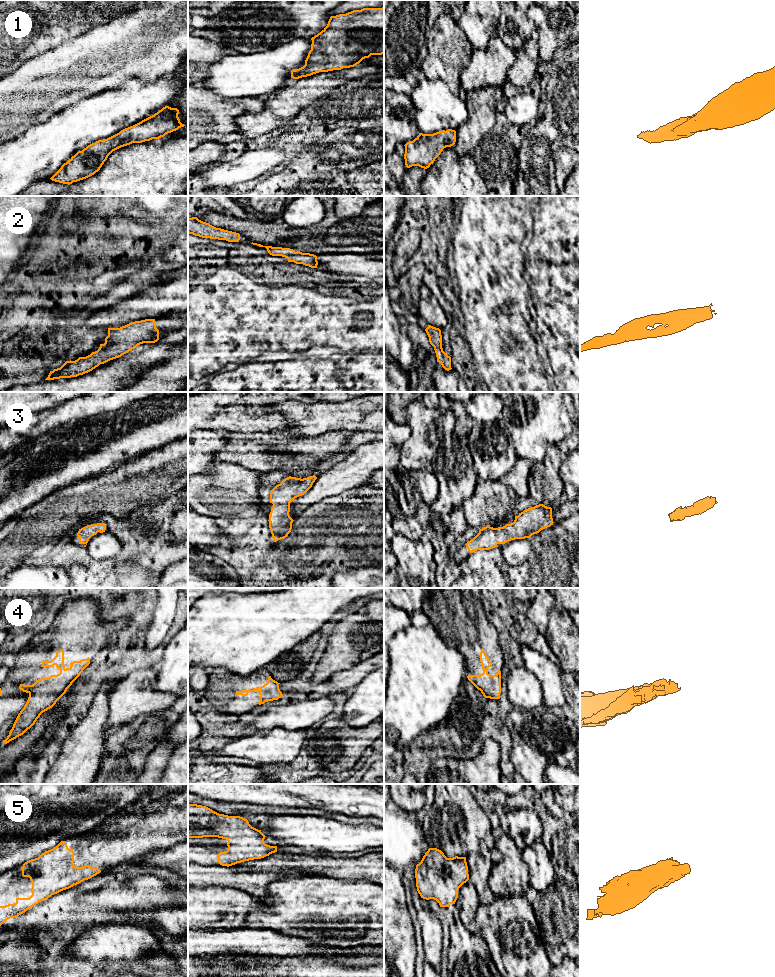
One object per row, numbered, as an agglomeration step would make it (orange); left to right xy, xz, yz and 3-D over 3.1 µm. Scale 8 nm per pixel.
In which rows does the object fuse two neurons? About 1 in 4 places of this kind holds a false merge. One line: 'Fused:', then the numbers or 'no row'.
Fused: no row

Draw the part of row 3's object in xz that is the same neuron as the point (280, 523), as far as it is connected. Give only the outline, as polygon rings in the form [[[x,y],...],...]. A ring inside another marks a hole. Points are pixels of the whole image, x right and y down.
[[[315,475],[303,479],[289,476],[270,491],[273,507],[268,521],[274,542],[286,538],[291,532],[294,520],[289,515],[290,503],[304,495],[316,479]]]

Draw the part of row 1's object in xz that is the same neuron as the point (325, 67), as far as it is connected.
[[[384,7],[363,8],[331,16],[327,26],[311,40],[311,50],[305,60],[305,65],[291,71],[293,79],[311,76],[319,72],[354,67],[371,55],[384,54]]]

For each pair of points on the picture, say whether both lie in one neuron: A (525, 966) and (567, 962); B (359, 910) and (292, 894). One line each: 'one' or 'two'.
A: two
B: one

